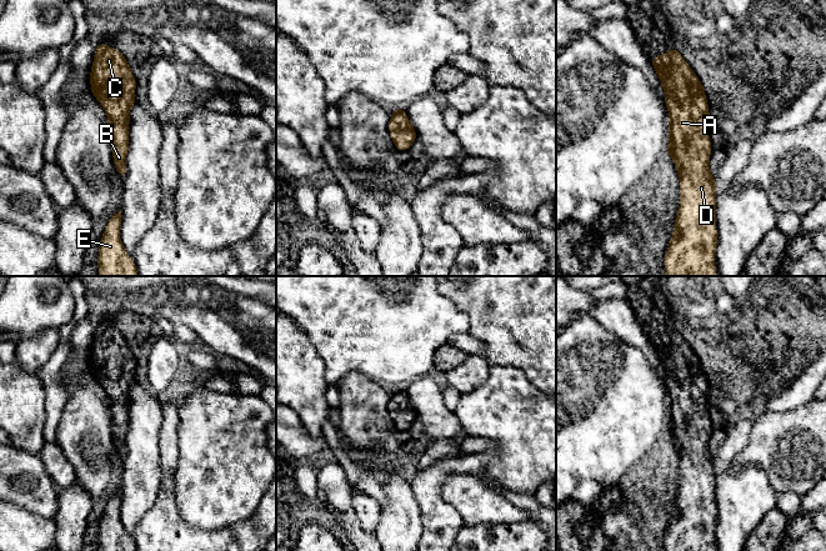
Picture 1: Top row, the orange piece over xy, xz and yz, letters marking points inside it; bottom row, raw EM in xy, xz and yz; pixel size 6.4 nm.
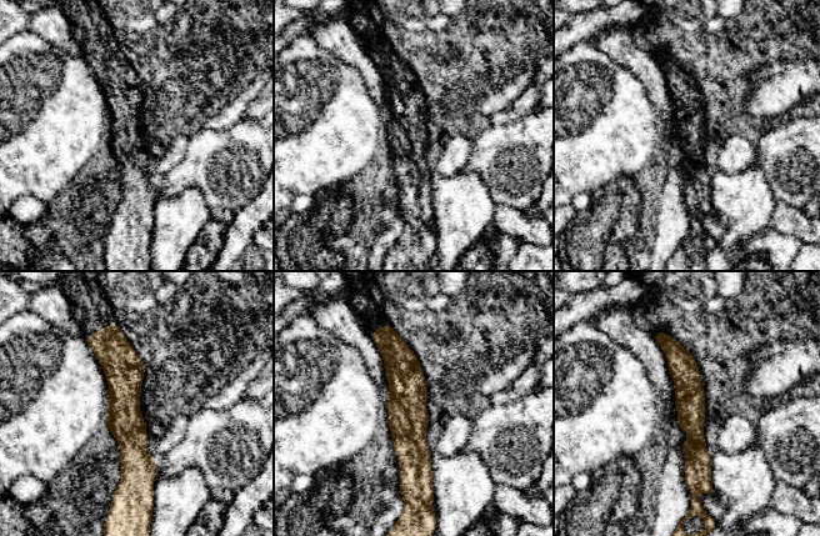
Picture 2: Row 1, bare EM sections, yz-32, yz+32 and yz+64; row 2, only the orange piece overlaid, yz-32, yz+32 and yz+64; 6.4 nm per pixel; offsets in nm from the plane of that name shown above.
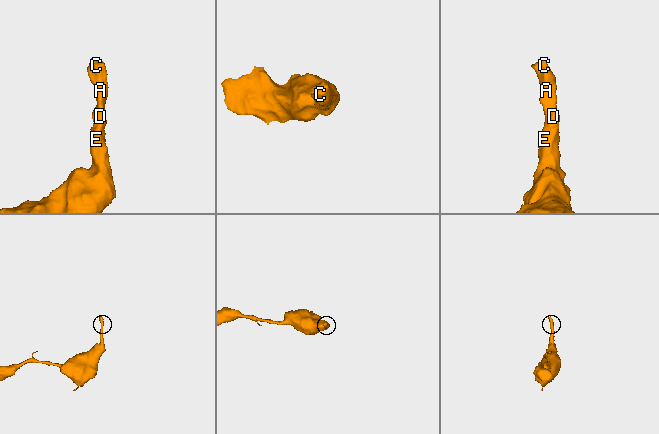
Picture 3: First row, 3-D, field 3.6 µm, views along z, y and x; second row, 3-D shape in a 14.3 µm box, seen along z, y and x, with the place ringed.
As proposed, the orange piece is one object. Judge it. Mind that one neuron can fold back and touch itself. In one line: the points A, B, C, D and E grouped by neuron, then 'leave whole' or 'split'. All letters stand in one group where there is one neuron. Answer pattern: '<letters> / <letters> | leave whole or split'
A B C D E | leave whole

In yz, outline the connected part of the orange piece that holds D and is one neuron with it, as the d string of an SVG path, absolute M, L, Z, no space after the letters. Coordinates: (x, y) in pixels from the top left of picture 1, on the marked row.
M676 47L650 61L660 77L669 111L666 154L674 160L680 180L680 206L664 259L665 276L717 276L716 179L712 177L709 165L712 150L706 92L700 79Z

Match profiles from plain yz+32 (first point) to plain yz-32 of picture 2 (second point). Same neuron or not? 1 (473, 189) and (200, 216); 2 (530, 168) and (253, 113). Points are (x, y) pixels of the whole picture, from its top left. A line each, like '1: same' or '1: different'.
1: same
2: different

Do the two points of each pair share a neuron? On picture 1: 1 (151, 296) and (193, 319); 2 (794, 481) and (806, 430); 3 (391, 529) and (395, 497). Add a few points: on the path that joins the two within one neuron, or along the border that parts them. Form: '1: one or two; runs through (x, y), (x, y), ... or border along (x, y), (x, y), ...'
1: one; runs through (161, 299), (183, 314)
2: one; runs through (794, 469), (794, 450), (801, 442)
3: one; runs through (395, 521), (395, 505)

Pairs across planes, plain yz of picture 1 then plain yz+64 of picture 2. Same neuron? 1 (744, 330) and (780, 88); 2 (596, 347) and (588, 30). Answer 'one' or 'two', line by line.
1: two
2: two

